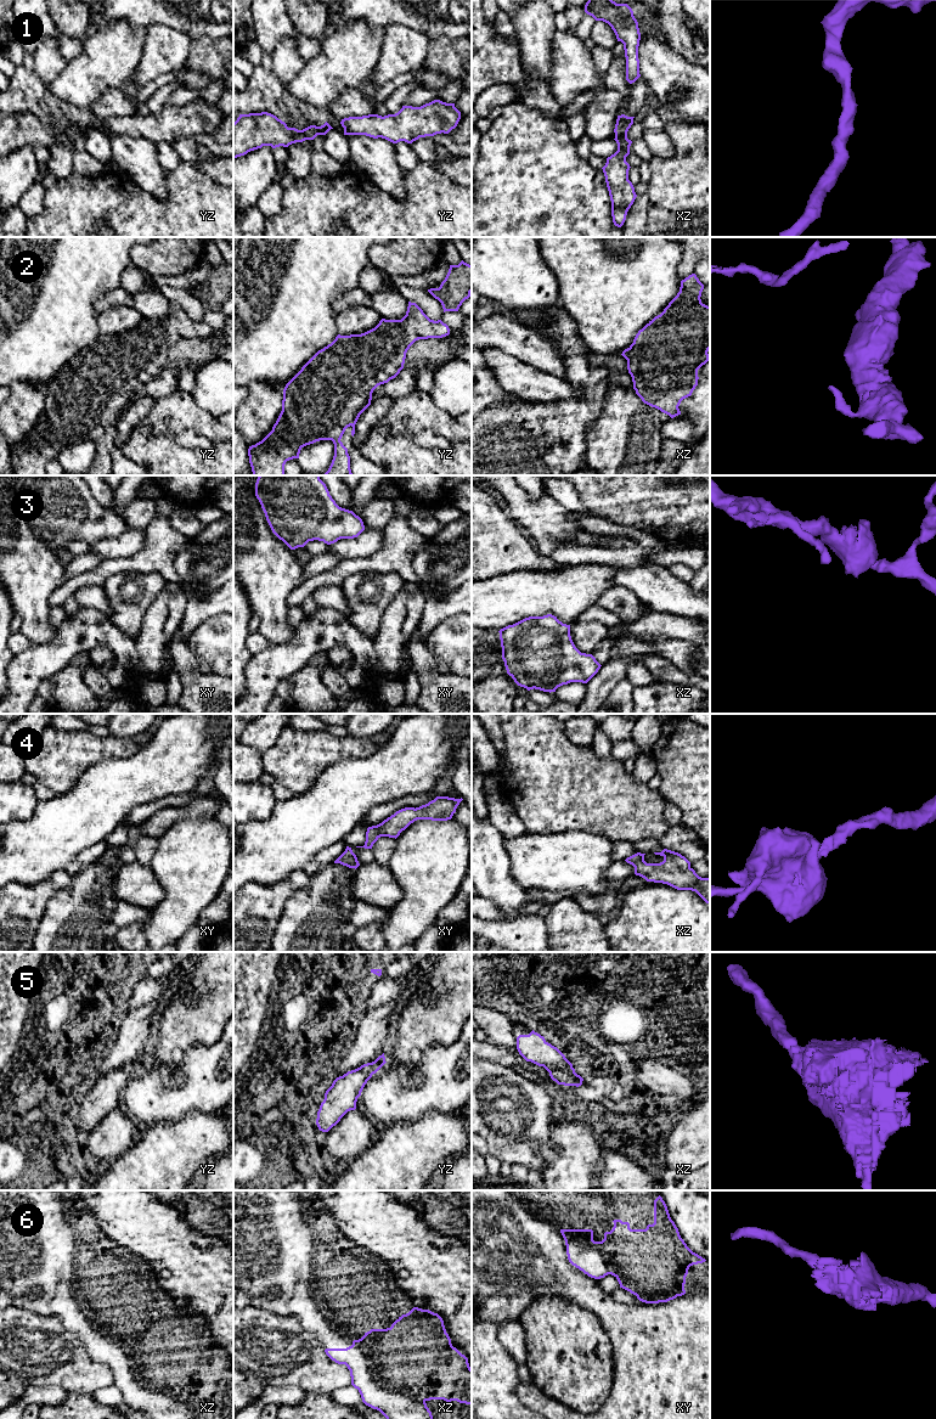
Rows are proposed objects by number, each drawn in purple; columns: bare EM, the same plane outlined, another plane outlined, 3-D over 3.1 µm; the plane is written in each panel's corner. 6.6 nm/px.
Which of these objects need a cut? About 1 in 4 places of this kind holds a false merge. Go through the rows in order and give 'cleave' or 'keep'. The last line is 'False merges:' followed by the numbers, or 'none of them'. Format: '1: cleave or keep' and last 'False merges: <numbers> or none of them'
1: keep
2: keep
3: keep
4: keep
5: keep
6: keep
False merges: none of them

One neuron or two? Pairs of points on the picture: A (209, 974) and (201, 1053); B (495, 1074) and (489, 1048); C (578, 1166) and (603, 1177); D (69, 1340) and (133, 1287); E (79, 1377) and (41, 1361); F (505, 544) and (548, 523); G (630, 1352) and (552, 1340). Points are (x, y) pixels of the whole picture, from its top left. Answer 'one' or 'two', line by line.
A: two
B: two
C: two
D: two
E: one
F: two
G: two

